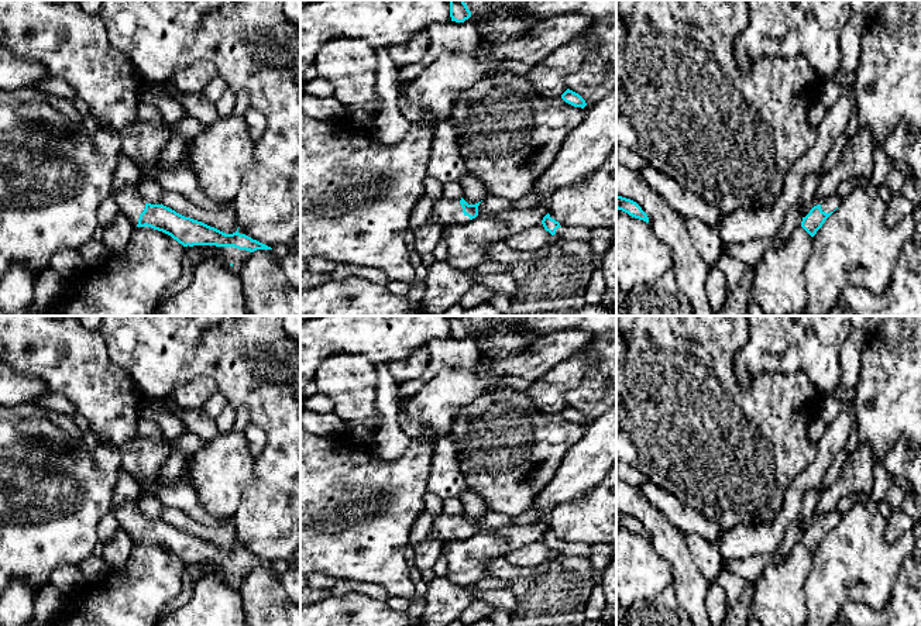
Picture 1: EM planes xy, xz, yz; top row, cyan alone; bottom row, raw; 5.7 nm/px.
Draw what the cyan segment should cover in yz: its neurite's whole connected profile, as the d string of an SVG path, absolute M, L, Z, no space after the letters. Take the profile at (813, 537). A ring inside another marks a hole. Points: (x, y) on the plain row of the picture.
M835 508L824 516L815 517L810 529L803 533L801 543L814 553L825 536L838 524L841 512Z

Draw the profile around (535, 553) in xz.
M542 537L539 540L530 541L529 544L515 548L505 554L505 560L516 567L530 568L533 565L542 564L551 550L544 546Z

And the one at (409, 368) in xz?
M419 350L401 361L389 362L392 376L401 383L417 379L427 368L430 355L427 350Z

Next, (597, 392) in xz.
M616 330L595 334L580 352L592 355L597 360L597 364L587 368L578 386L567 391L566 400L567 405L578 409L585 416L587 422L583 426L587 427L616 405Z

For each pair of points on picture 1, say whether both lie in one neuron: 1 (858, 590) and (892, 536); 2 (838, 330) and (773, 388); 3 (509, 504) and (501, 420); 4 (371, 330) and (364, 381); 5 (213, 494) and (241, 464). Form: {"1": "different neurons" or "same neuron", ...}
{"1": "different neurons", "2": "different neurons", "3": "same neuron", "4": "different neurons", "5": "same neuron"}

